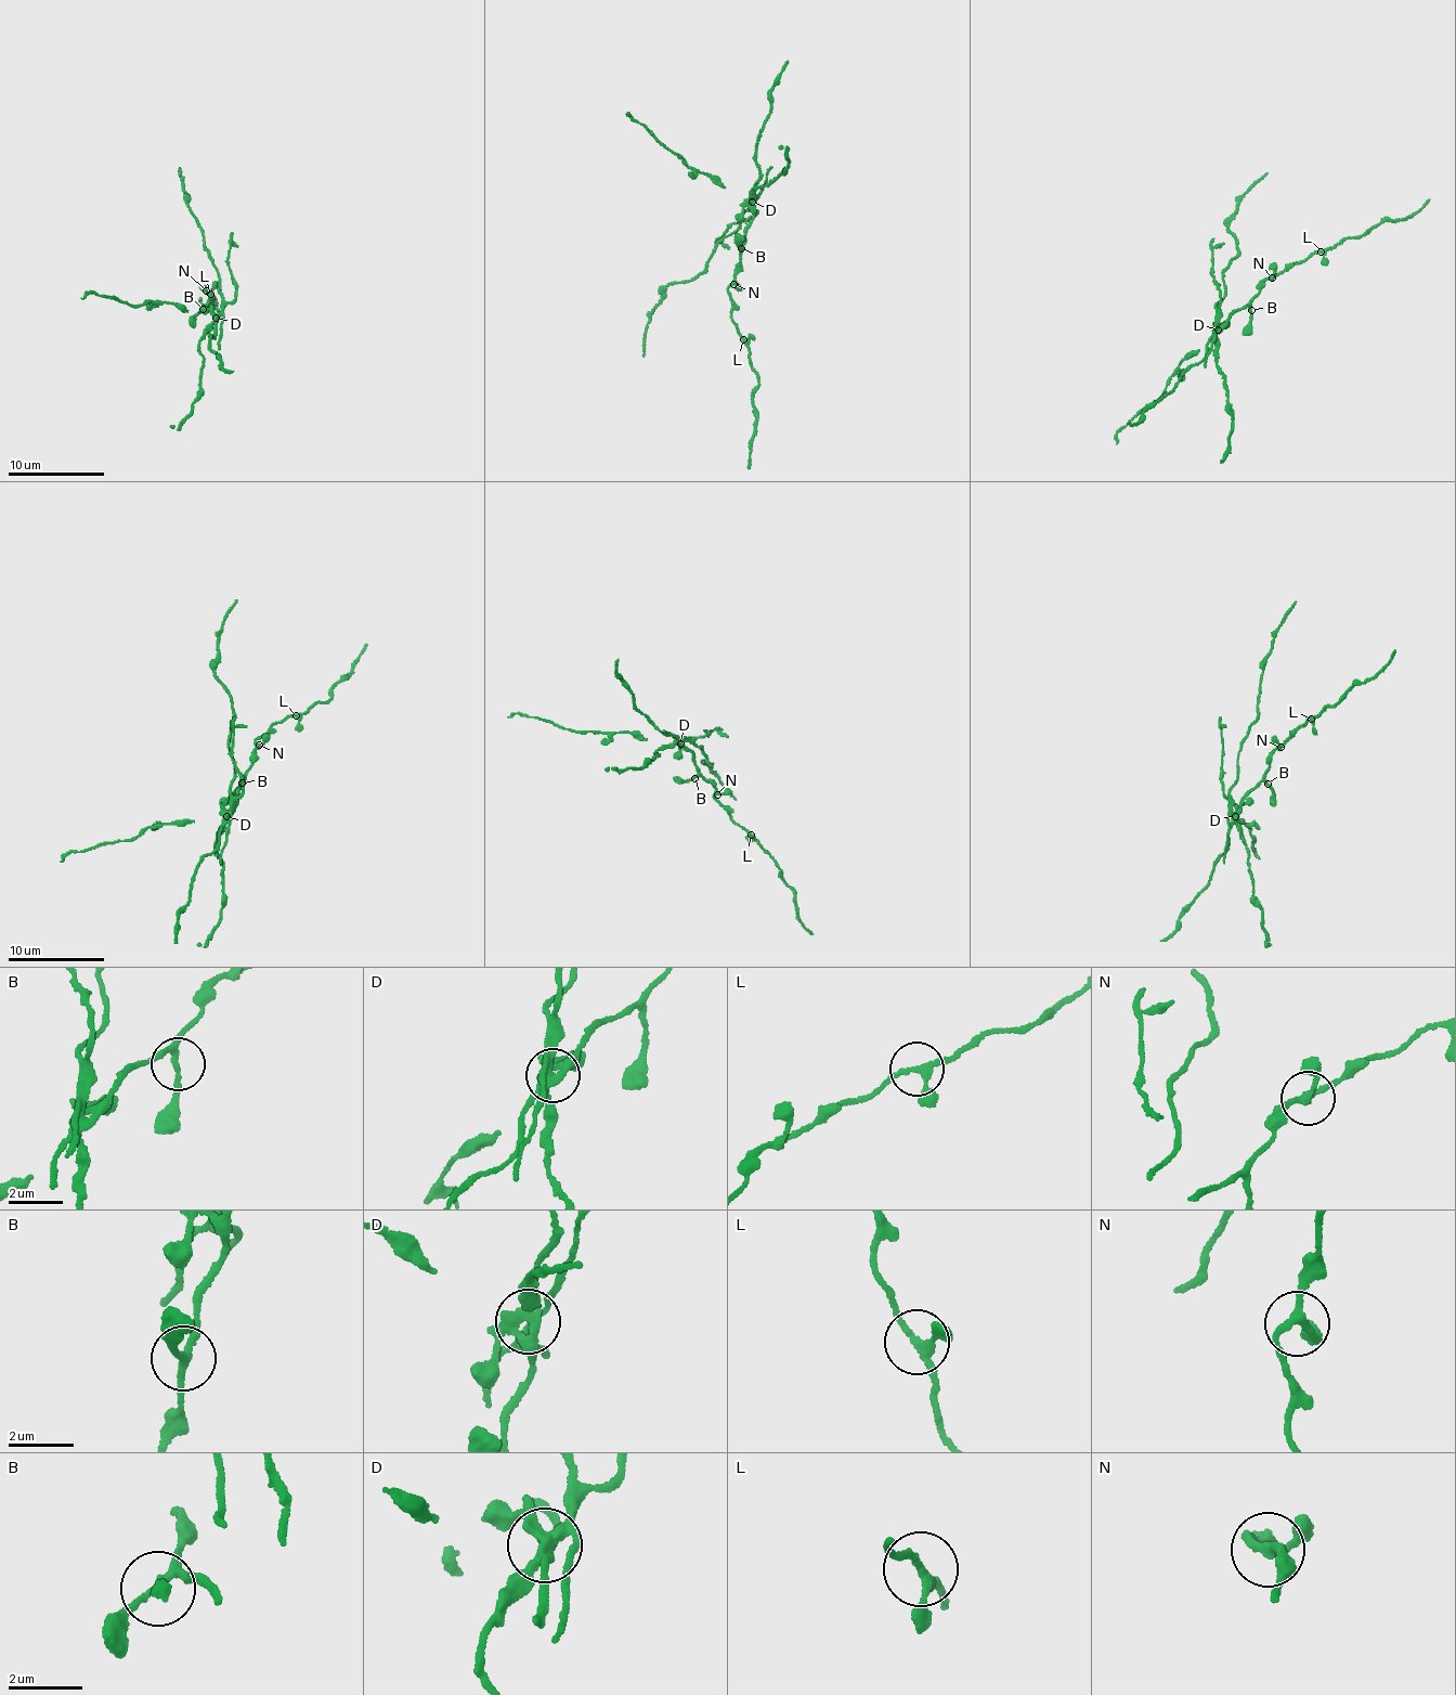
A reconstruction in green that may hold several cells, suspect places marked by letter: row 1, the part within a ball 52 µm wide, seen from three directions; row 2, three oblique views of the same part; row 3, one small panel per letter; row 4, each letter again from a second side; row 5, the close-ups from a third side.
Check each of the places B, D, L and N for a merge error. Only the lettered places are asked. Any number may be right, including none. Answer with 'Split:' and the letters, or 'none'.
Split: D, L

